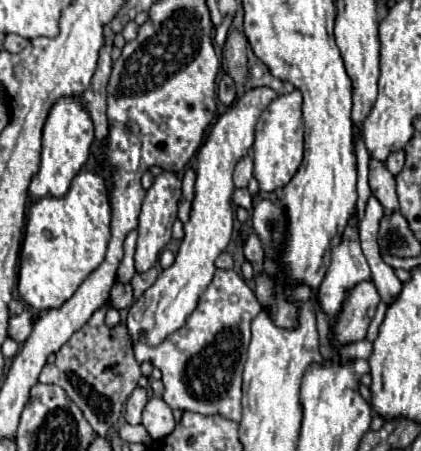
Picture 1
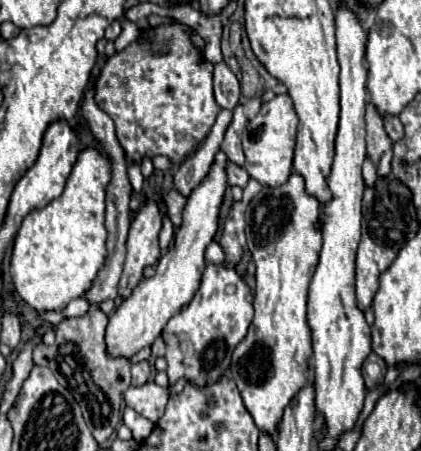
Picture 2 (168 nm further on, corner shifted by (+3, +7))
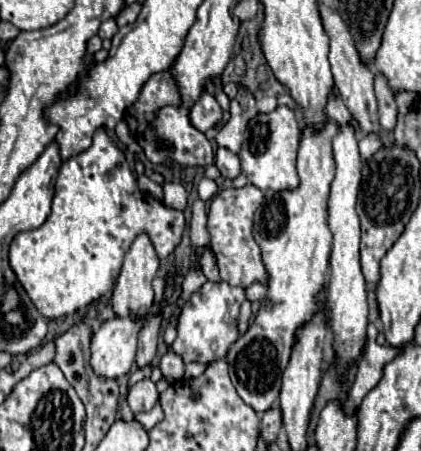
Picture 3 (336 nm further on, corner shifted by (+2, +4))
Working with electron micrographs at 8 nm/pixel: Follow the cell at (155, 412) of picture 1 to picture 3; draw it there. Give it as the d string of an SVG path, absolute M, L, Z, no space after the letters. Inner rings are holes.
M141 379L133 387L129 387L127 403L135 415L141 411L149 411L157 403L157 399L159 399L159 393L151 379Z

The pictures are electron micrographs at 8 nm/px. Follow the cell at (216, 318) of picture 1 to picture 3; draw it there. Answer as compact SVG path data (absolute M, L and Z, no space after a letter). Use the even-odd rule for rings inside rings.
M207 281L201 287L201 295L199 295L199 291L193 293L181 311L173 351L179 357L183 357L185 363L199 361L199 363L209 365L209 363L225 357L229 347L239 339L237 317L239 317L239 307L243 301L245 301L245 291L241 287L231 287L225 281L221 281L221 283Z

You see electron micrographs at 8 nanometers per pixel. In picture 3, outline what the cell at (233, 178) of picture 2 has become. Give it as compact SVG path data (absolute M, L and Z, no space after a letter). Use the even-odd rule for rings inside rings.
M219 147L217 153L215 153L215 165L219 167L221 175L227 177L227 179L235 179L239 173L241 173L241 163L239 163L239 157L225 149L225 147Z

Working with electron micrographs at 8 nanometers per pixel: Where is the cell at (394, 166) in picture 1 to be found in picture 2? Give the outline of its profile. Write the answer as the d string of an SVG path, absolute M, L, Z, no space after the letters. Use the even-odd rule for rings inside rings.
M388 116L388 118L386 118L384 128L386 128L386 132L388 132L388 136L390 136L390 140L392 140L392 142L396 142L396 140L400 140L400 138L404 136L402 122L400 122L396 116Z

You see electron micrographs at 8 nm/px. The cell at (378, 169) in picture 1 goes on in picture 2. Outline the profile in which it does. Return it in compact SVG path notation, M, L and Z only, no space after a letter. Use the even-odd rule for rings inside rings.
M372 104L366 106L366 152L372 164L378 170L378 176L390 176L390 160L392 160L392 140L384 132L384 122L380 120L376 108Z

